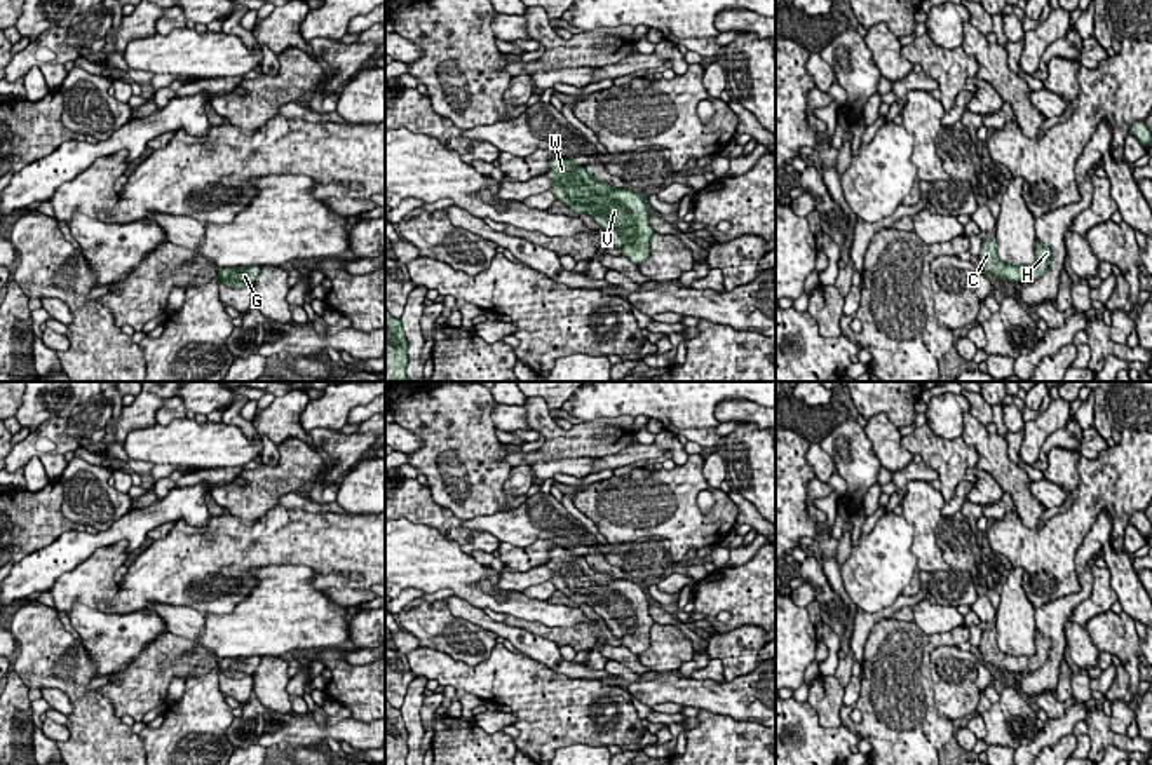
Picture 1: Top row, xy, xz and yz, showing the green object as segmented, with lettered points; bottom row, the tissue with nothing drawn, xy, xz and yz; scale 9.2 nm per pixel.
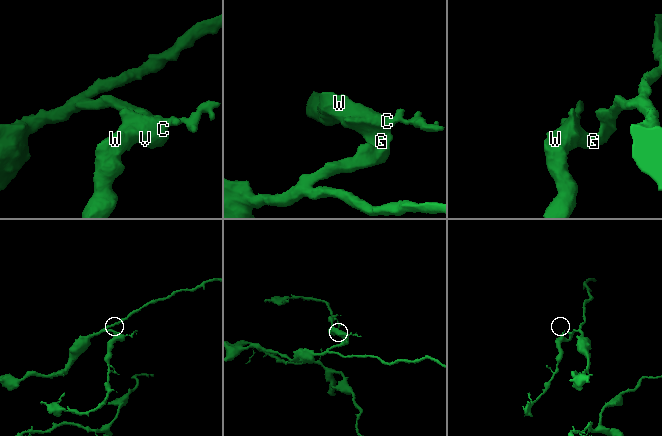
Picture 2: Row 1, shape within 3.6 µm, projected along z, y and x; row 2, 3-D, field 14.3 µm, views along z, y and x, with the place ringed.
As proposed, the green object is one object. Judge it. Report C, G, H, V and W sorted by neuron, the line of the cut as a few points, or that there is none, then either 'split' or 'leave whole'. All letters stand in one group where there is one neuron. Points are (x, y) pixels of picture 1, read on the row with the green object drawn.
C G H V W | no cut | leave whole

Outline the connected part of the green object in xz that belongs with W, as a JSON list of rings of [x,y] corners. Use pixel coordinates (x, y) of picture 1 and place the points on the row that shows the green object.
[[[554,155],[546,173],[552,179],[552,195],[577,214],[591,216],[620,254],[640,265],[650,256],[655,234],[648,218],[648,202],[629,188],[613,188],[596,181],[584,166]]]

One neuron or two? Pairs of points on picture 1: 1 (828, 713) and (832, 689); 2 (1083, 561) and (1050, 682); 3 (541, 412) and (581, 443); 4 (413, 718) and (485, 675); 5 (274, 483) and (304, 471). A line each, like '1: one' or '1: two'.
1: one
2: one
3: one
4: two
5: one

